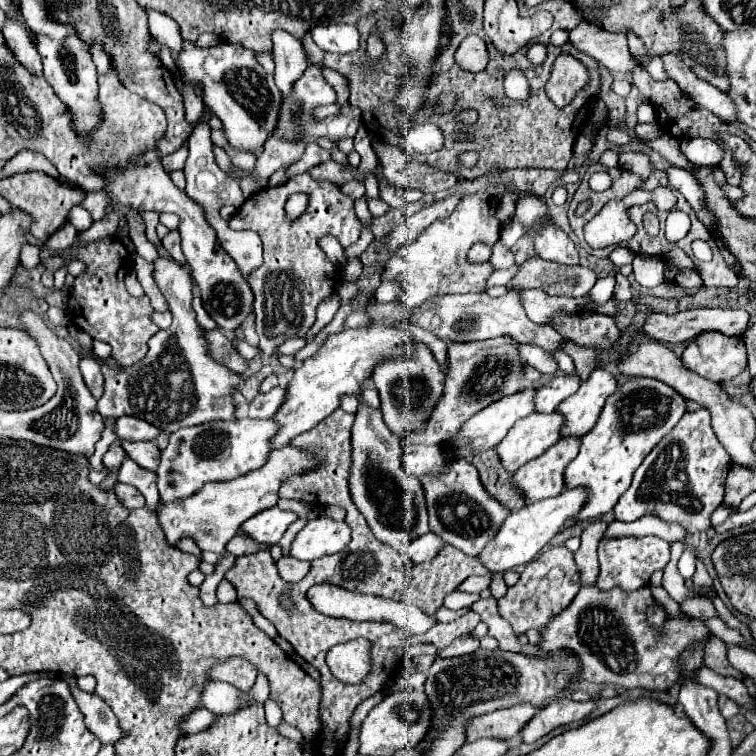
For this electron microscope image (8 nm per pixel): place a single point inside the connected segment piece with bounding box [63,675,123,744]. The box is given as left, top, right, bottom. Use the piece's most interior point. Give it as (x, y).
(100, 719)

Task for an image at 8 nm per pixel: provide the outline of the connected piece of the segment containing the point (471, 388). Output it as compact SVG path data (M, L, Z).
M497 337L477 343L449 343L449 363L447 363L447 381L443 397L439 399L427 429L419 435L411 435L411 443L435 445L451 439L453 435L457 435L463 423L471 419L475 413L479 413L483 407L505 395L517 393L519 373L521 373L521 357L515 339Z

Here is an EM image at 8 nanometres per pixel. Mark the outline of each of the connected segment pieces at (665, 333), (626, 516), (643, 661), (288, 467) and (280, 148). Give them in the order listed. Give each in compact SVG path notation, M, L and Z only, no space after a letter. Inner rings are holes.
M699 307L687 309L673 315L649 313L643 329L647 335L661 343L685 343L703 331L721 331L725 335L743 335L749 323L749 313L745 309L721 309L721 307Z
M697 409L687 413L635 471L629 491L621 495L613 509L615 519L635 521L643 515L659 515L667 523L681 525L689 535L703 533L711 527L713 511L723 503L729 469L729 453L721 447L713 433L709 411ZM657 503L661 503L661 513L657 511Z
M583 587L573 603L539 631L541 641L537 647L543 651L571 649L581 661L581 677L593 683L607 683L623 689L671 689L679 679L677 655L693 641L705 639L709 629L699 619L683 623L669 615L669 625L663 635L655 635L645 625L645 607L651 599L649 587L641 587L641 591L633 593L625 593L619 587L611 591Z
M283 447L283 449L271 451L269 461L257 471L231 479L229 483L205 483L205 487L197 491L197 495L189 495L189 499L177 499L177 503L159 503L155 515L165 533L168 545L175 545L181 537L193 537L199 549L221 555L219 563L215 565L215 571L207 575L199 587L203 603L207 603L209 607L217 605L215 589L223 581L225 573L235 565L237 557L225 549L225 543L237 535L241 523L245 523L249 517L277 503L279 499L277 491L285 477L293 473L309 471L313 465L315 465L313 455L309 455L307 451L299 451L297 447Z
M269 137L263 145L261 155L257 157L257 167L253 170L253 174L258 178L256 181L260 185L259 188L262 188L262 179L269 179L277 169L297 161L303 155L303 149L303 141L285 141Z

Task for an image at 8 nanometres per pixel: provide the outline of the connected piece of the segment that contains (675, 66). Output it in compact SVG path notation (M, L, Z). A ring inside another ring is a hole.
M665 55L663 57L665 63L665 71L667 75L677 81L677 85L681 87L683 93L687 93L687 97L691 97L699 107L709 109L711 113L715 113L719 119L729 119L735 121L735 107L733 101L719 89L715 89L713 85L701 81L687 65L683 65L679 61L677 55Z

